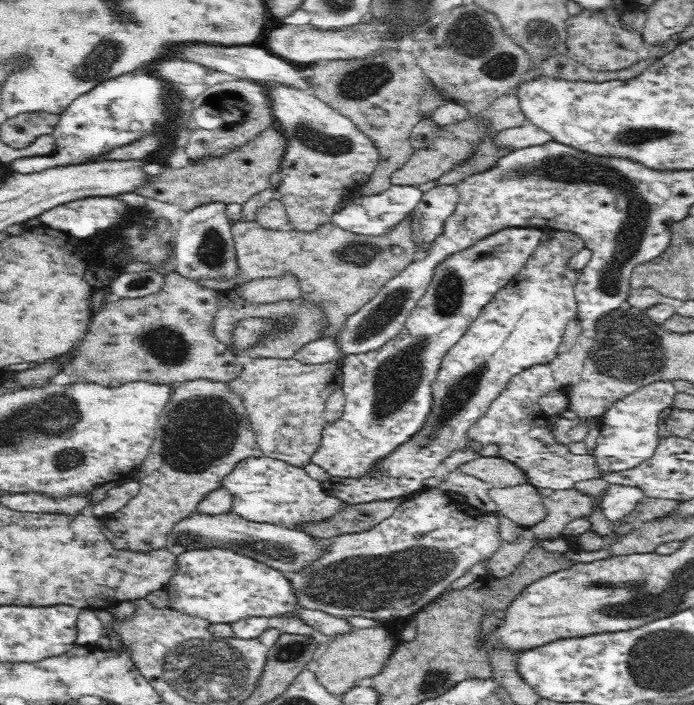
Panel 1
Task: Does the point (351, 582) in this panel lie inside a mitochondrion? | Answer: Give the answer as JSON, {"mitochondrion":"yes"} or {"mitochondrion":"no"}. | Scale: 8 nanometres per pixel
{"mitochondrion":"yes"}

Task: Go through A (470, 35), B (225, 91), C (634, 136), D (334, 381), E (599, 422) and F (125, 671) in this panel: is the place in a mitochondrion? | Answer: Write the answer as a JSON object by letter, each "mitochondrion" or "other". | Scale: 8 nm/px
{"A":"mitochondrion","B":"mitochondrion","C":"mitochondrion","D":"other","E":"other","F":"other"}

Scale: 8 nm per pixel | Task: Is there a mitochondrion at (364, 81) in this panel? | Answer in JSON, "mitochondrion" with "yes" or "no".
{"mitochondrion":"yes"}

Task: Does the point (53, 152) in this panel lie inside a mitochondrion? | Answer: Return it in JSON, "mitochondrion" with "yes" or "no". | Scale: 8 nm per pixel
{"mitochondrion":"no"}

